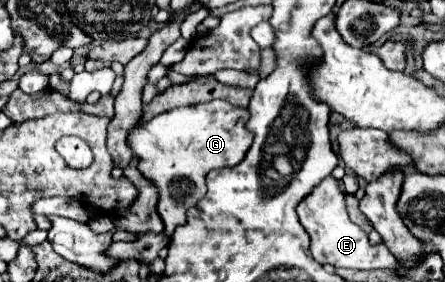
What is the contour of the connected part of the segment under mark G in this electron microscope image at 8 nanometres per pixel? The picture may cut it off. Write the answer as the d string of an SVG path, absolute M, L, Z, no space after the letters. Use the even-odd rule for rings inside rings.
M214 99L202 105L170 109L146 125L136 125L134 133L130 133L130 147L140 157L138 169L146 179L154 181L160 191L158 213L166 225L168 235L172 235L176 225L186 221L186 211L206 195L208 171L234 167L244 159L246 149L254 139L254 133L246 127L248 117L248 109L234 107L222 99ZM182 179L190 183L190 189L180 197L174 183Z

